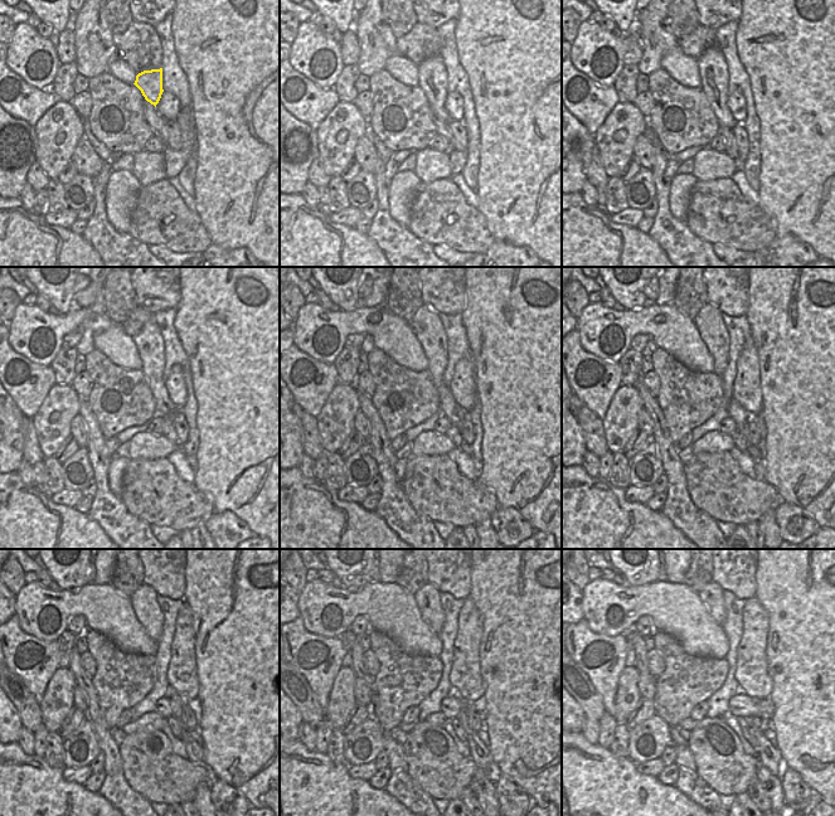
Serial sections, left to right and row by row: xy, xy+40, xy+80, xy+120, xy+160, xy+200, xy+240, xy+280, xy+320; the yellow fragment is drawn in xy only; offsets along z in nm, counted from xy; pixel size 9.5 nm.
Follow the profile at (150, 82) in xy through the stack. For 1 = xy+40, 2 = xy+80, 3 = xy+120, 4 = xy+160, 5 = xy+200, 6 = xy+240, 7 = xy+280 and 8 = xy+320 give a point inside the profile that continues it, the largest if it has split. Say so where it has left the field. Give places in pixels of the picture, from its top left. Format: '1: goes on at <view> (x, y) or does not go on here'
1: goes on at xy+40 (432, 76)
2: goes on at xy+80 (714, 76)
3: goes on at xy+120 (150, 345)
4: goes on at xy+160 (426, 324)
5: goes on at xy+200 (709, 322)
6: goes on at xy+240 (147, 611)
7: goes on at xy+280 (427, 598)
8: goes on at xy+320 (710, 596)

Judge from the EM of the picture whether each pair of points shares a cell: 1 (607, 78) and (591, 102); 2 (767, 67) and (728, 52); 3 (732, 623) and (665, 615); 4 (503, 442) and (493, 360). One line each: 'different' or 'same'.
1: different
2: different
3: different
4: same

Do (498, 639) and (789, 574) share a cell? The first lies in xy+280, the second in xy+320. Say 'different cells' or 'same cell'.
same cell

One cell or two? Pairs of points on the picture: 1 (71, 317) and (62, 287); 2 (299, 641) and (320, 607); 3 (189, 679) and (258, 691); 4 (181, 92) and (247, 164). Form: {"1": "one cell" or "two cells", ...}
{"1": "two cells", "2": "two cells", "3": "two cells", "4": "two cells"}

